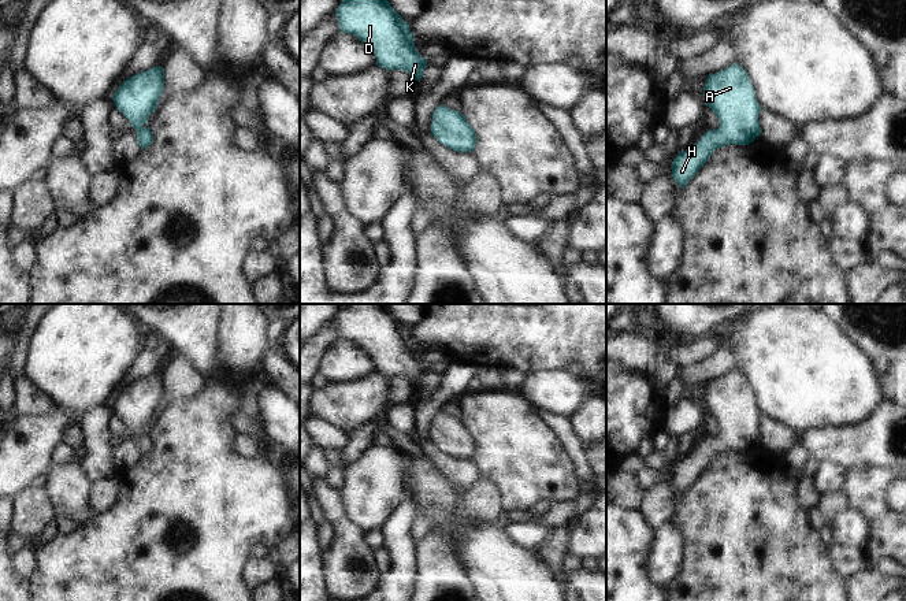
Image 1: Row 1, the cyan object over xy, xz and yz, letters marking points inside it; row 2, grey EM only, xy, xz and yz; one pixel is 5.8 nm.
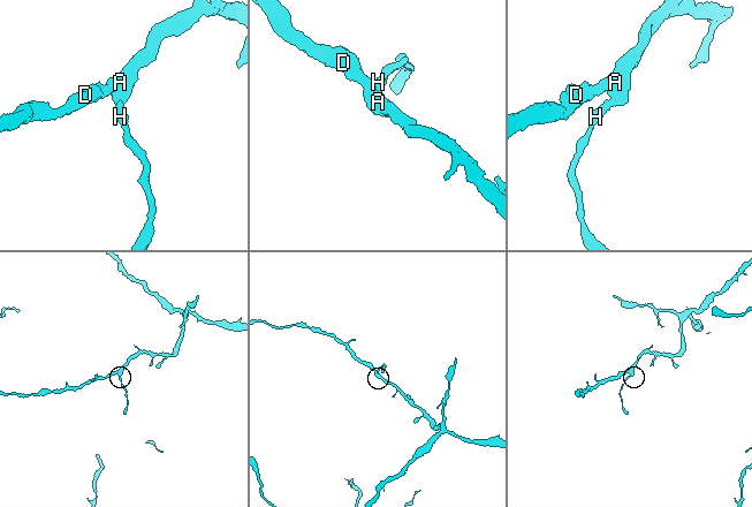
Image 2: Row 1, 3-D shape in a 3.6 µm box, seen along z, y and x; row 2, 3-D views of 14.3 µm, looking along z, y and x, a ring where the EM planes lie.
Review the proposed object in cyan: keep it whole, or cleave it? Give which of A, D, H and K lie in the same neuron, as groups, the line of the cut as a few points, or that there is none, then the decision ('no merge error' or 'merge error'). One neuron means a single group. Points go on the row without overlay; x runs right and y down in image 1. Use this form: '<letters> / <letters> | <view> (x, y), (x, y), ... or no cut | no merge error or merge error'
A D H K | no cut | no merge error

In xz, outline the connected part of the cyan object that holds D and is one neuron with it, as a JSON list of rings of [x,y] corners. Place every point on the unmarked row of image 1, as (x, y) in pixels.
[[[345,304],[335,322],[341,340],[356,342],[372,356],[376,372],[404,376],[420,389],[427,367],[416,357],[409,330],[385,304]]]

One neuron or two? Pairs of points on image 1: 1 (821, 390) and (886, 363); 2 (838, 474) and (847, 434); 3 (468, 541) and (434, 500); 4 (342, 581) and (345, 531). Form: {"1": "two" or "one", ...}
{"1": "two", "2": "two", "3": "one", "4": "one"}

